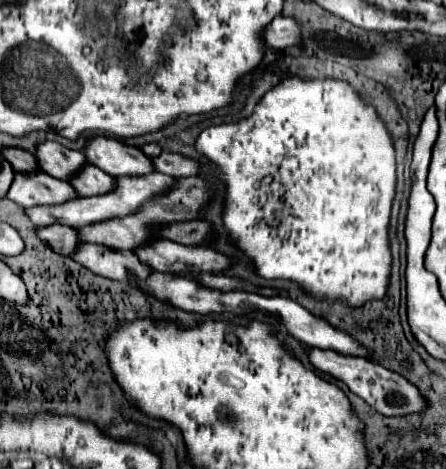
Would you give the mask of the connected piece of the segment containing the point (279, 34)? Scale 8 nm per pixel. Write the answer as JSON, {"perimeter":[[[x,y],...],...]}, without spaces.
{"perimeter":[[[276,17],[262,33],[262,43],[274,49],[284,49],[300,41],[300,27],[290,17]]]}

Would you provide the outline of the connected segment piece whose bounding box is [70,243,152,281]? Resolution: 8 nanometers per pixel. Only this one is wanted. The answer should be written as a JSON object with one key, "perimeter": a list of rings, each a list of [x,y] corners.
{"perimeter":[[[94,243],[78,245],[78,253],[70,253],[70,259],[78,261],[80,265],[86,265],[86,269],[90,269],[92,273],[116,281],[128,281],[130,271],[138,279],[146,279],[152,273],[152,267],[140,263],[134,253],[106,249],[104,245],[94,245]]]}

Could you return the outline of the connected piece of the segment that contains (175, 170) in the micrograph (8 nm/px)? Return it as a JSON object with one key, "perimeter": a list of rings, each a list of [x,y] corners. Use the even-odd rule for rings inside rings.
{"perimeter":[[[160,153],[158,157],[150,157],[154,161],[154,171],[170,175],[170,177],[188,177],[198,173],[198,163],[186,159],[178,153]]]}

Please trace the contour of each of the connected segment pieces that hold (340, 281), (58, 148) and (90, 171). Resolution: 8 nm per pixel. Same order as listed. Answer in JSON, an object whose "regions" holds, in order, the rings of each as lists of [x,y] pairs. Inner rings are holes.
{"regions":[[[[296,75],[284,77],[274,89],[270,89],[260,103],[254,107],[254,113],[248,119],[240,119],[236,123],[222,123],[206,127],[196,139],[196,149],[213,161],[216,165],[216,179],[226,186],[226,204],[222,219],[226,230],[237,246],[252,261],[256,275],[262,279],[294,279],[300,289],[316,299],[316,301],[332,301],[346,303],[348,307],[360,307],[368,301],[382,299],[390,287],[390,271],[392,271],[392,251],[390,251],[390,213],[396,195],[396,149],[394,137],[378,117],[378,111],[372,103],[366,103],[362,93],[358,93],[348,81],[338,79],[300,79]],[[278,217],[282,217],[282,225],[278,225]]],[[[56,141],[38,143],[34,155],[42,171],[46,171],[48,175],[56,179],[64,179],[64,181],[68,181],[74,173],[78,173],[86,165],[86,159],[80,151],[68,149]]],[[[86,165],[86,169],[82,169],[82,173],[78,173],[78,177],[70,179],[70,185],[74,185],[76,193],[80,197],[90,197],[90,195],[104,195],[108,191],[112,191],[114,187],[114,177],[100,171],[94,165]]]]}

